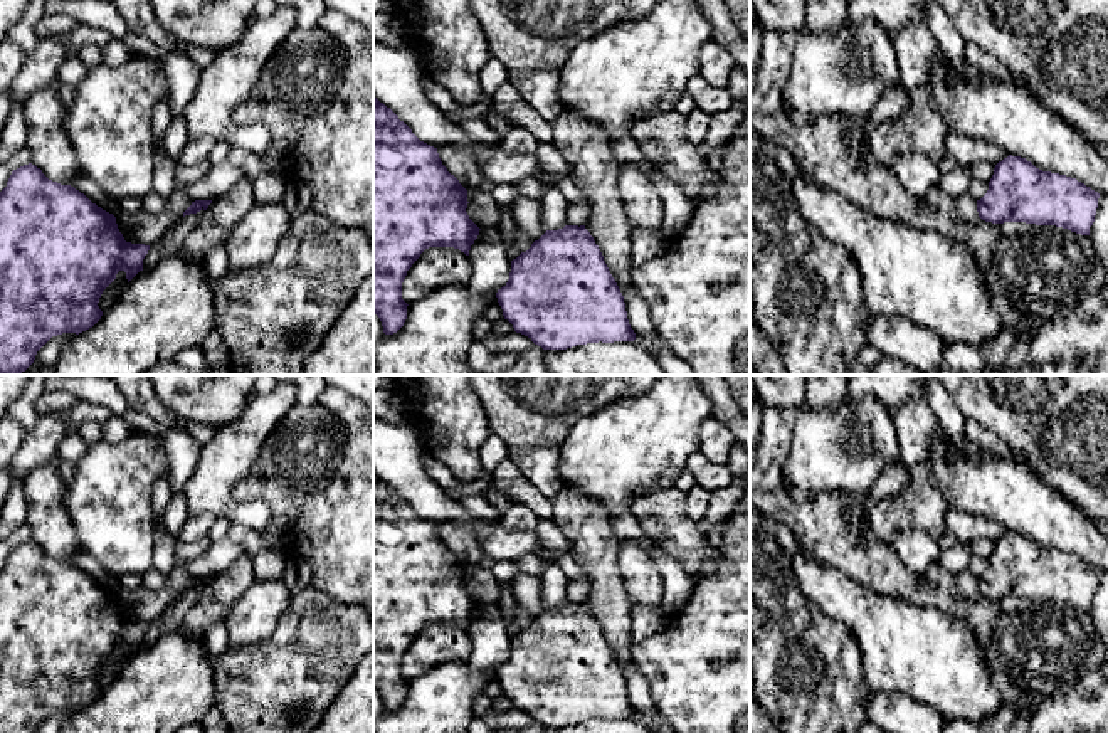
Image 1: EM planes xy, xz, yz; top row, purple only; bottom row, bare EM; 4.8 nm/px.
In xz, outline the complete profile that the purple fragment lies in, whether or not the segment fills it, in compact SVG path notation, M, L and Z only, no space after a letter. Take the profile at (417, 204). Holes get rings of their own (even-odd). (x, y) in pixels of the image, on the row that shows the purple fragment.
M373 96L373 313L385 335L407 319L402 282L425 249L454 247L469 256L481 229L469 219L467 203L467 190L442 165L437 148L420 141Z

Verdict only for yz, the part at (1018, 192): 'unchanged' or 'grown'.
unchanged

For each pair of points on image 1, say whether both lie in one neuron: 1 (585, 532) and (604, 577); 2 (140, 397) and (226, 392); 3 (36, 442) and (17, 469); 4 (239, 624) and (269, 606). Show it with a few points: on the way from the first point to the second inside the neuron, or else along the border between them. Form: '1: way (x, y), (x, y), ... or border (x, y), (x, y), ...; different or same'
1: way (594, 543), (599, 565); same
2: way (162, 392), (204, 392); same
3: way (36, 449), (24, 463); same
4: way (246, 624), (263, 607); same

